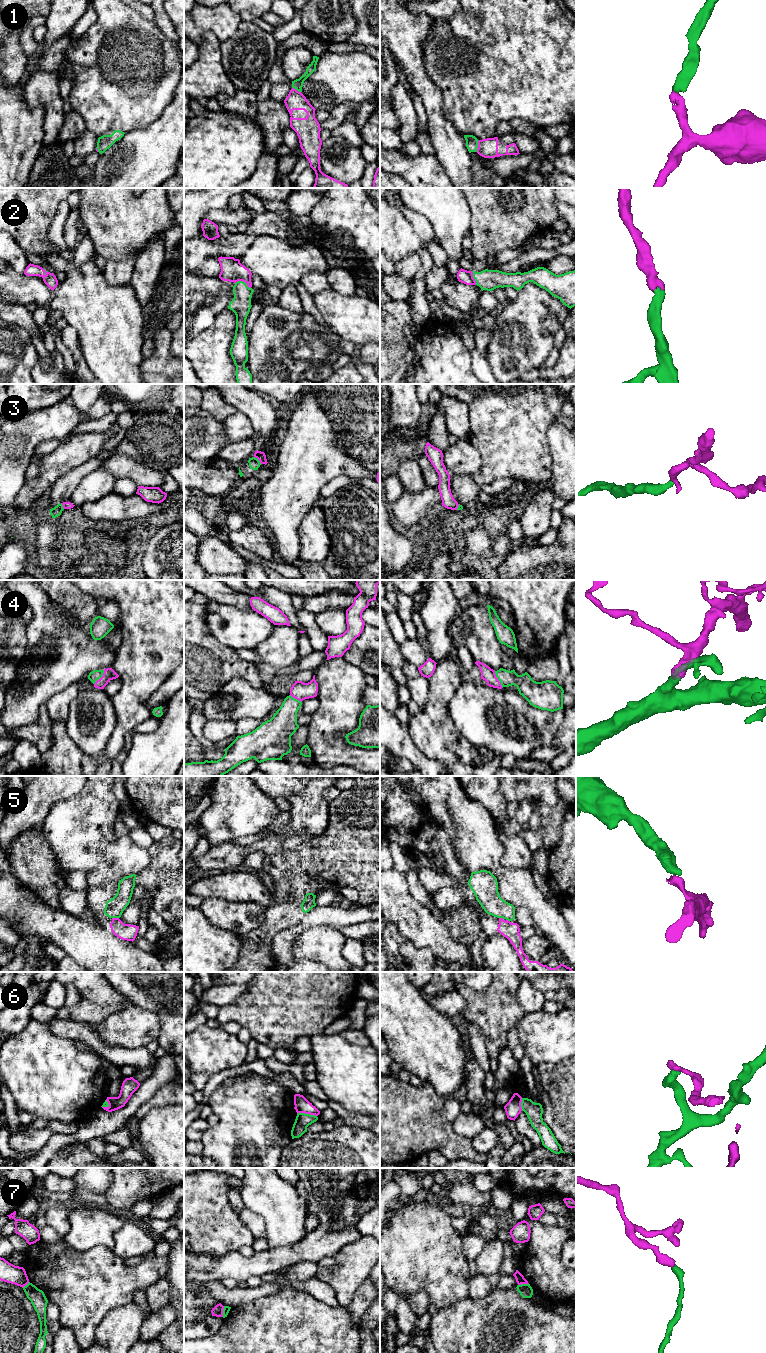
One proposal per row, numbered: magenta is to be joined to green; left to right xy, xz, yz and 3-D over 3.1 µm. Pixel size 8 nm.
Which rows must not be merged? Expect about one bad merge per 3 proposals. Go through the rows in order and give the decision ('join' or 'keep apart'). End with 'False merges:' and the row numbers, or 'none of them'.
1: join
2: join
3: keep apart
4: join
5: keep apart
6: keep apart
7: keep apart
False merges: 3, 5, 6, 7

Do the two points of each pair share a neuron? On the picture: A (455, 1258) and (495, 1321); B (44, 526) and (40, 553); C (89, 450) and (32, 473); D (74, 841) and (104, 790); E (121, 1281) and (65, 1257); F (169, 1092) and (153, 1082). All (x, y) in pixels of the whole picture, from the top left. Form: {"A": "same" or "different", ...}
{"A": "different", "B": "same", "C": "different", "D": "same", "E": "same", "F": "different"}

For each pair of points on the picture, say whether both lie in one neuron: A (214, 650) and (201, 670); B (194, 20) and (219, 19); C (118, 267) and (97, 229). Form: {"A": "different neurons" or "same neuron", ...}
{"A": "same neuron", "B": "same neuron", "C": "different neurons"}

